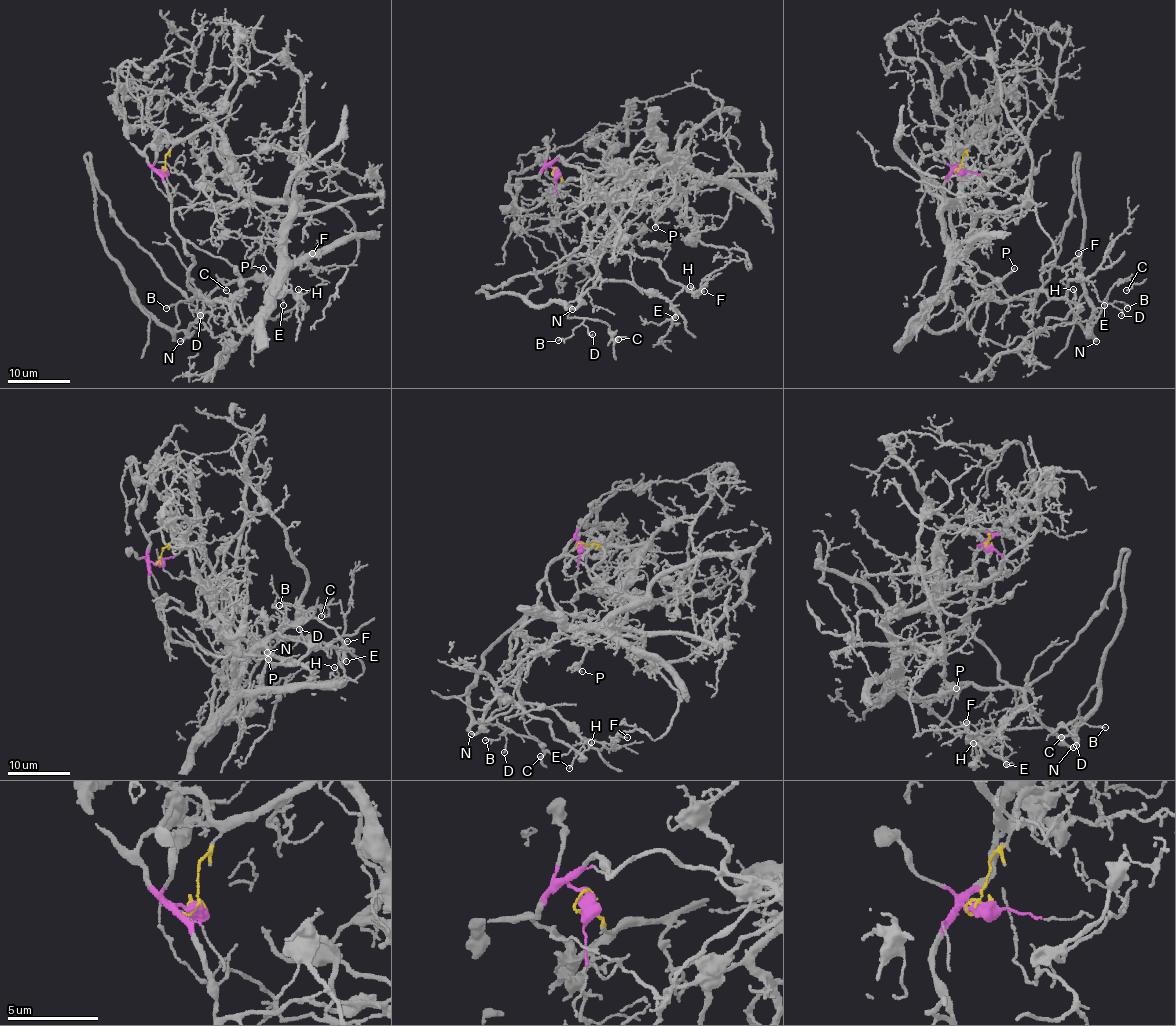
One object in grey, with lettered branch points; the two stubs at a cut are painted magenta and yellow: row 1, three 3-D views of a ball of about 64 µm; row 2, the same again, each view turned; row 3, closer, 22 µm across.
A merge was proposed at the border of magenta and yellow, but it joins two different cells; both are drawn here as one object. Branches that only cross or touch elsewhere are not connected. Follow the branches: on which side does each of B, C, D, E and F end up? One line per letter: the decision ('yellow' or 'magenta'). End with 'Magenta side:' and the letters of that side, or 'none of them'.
B: magenta
C: magenta
D: magenta
E: yellow
F: yellow
Magenta side: B, C, D

